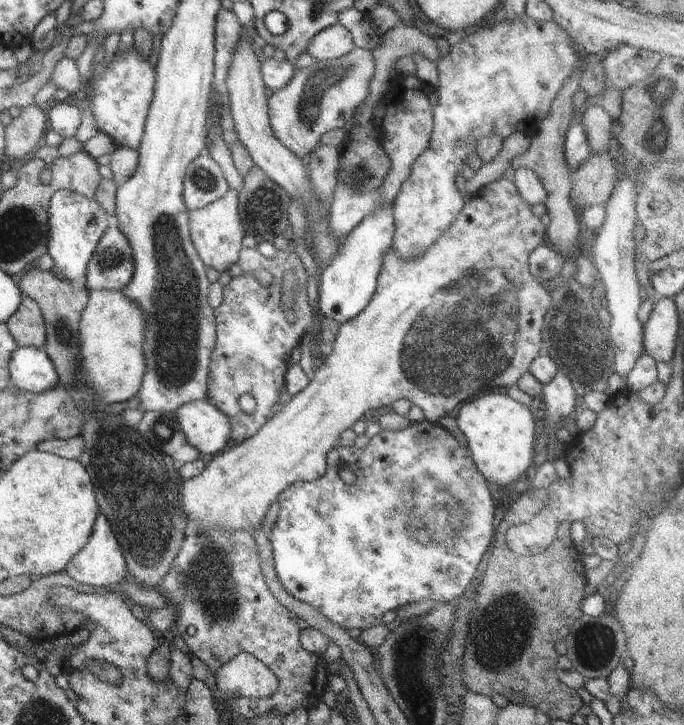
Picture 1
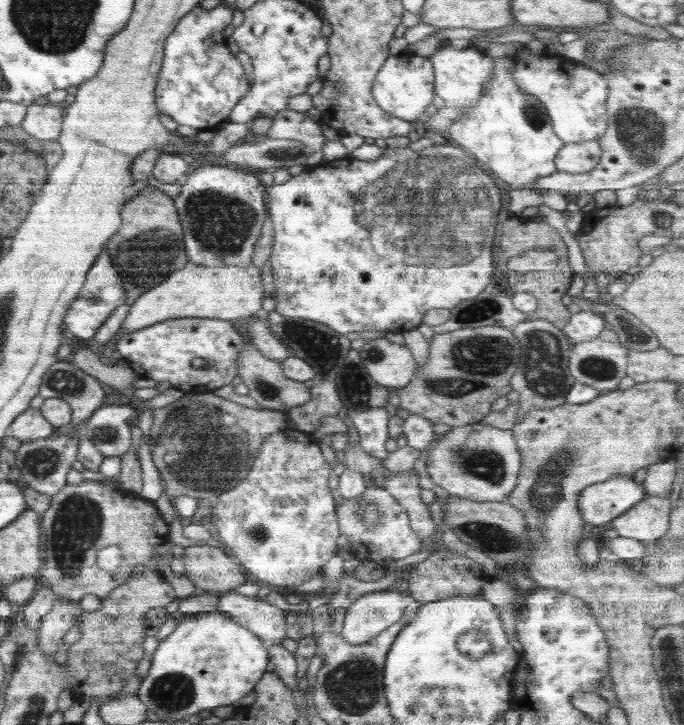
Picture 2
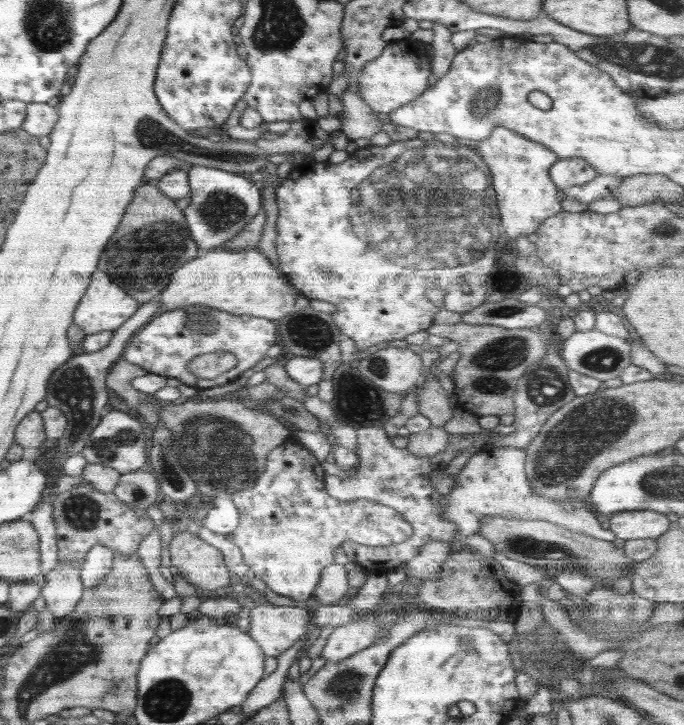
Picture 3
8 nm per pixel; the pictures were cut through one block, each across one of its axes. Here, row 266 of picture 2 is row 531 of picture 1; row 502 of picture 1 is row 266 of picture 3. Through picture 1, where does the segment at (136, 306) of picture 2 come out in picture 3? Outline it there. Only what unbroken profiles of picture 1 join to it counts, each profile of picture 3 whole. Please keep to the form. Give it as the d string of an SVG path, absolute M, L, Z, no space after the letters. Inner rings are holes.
M257 247L234 251L214 248L205 256L185 262L174 272L168 286L160 292L157 314L202 304L238 316L247 314L276 322L294 310L297 295L299 292L287 276L272 266Z

